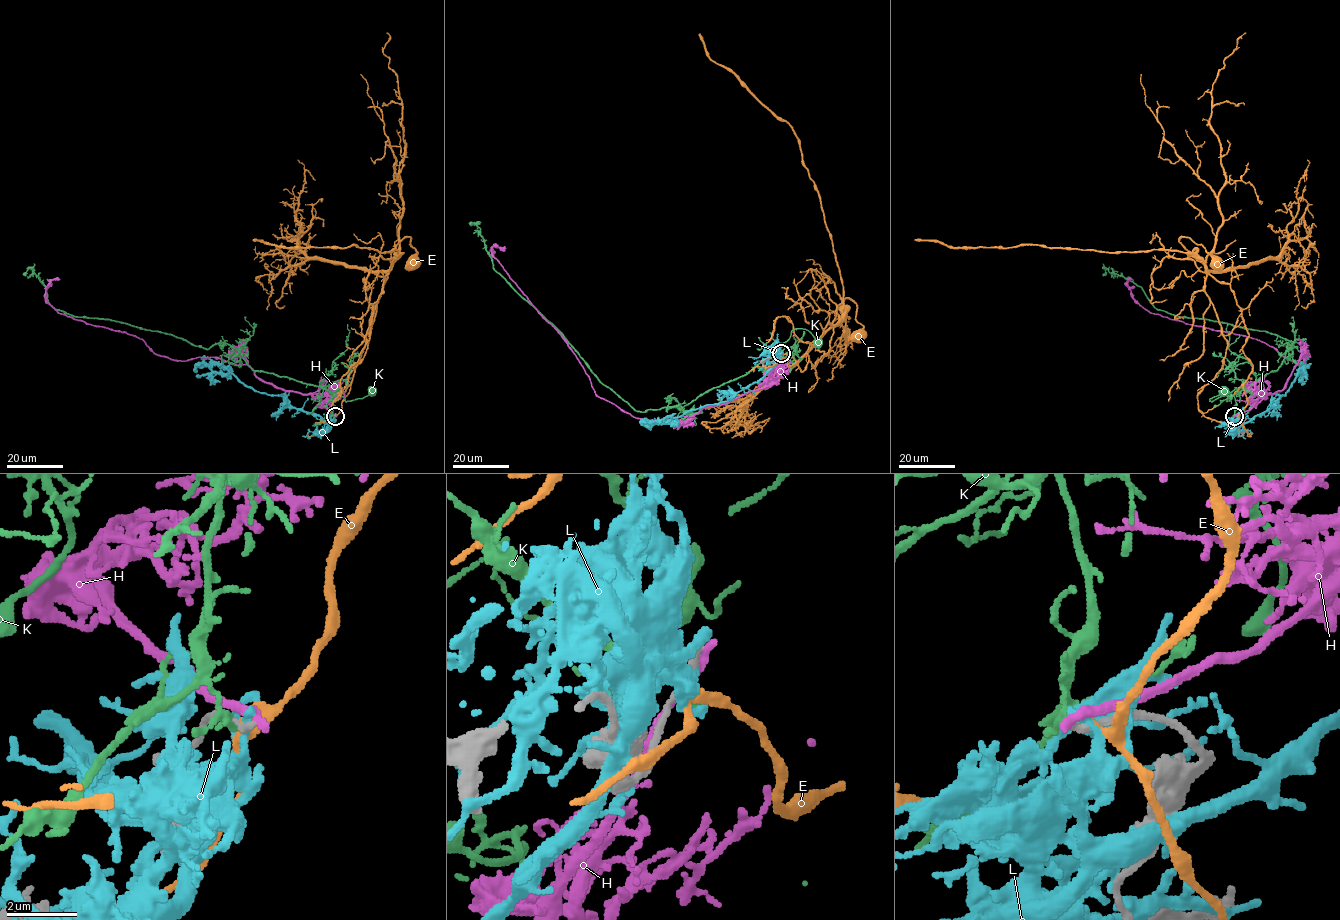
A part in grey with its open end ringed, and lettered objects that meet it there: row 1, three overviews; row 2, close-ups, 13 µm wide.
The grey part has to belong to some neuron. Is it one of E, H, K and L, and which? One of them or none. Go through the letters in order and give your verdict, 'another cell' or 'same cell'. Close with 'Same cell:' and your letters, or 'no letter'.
E: another cell
H: another cell
K: another cell
L: another cell
Same cell: no letter

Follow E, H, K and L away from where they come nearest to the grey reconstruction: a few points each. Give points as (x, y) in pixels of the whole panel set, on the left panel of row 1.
E: (334, 416), (349, 391), (372, 310), (392, 264), (391, 251), (406, 237), (417, 253), (415, 264)
H: (336, 416), (319, 395), (275, 387), (247, 365), (171, 360), (126, 332), (59, 313), (45, 297), (59, 278)
K: (334, 416), (333, 396), (353, 400), (372, 391)
L: (335, 416), (331, 425), (292, 407), (282, 396), (245, 387), (221, 365), (212, 366), (213, 370), (230, 373)

